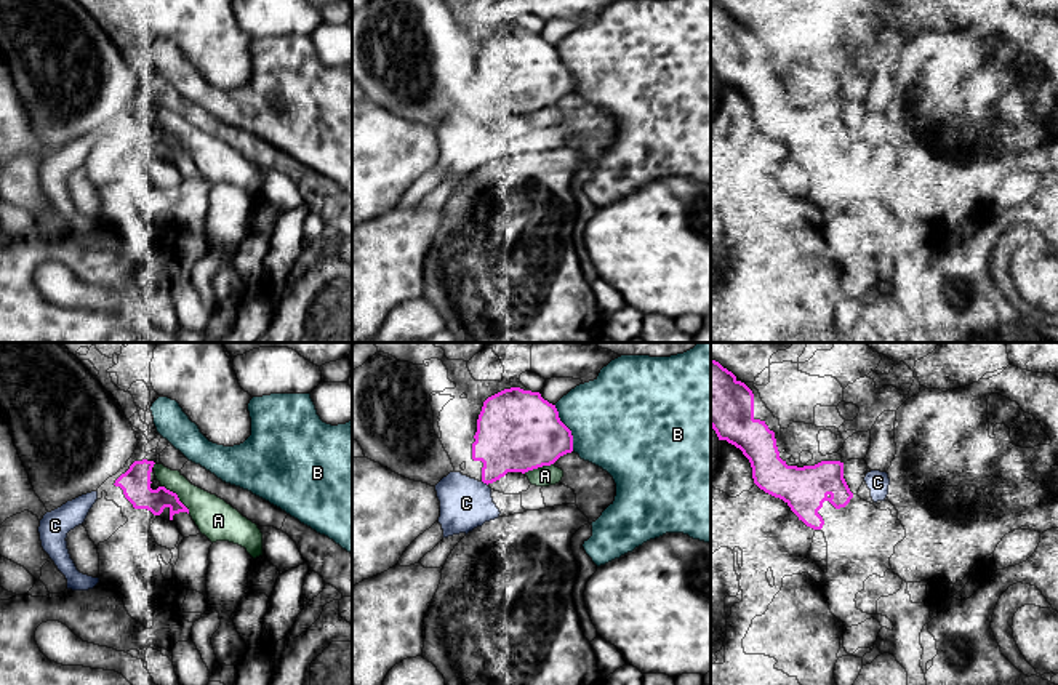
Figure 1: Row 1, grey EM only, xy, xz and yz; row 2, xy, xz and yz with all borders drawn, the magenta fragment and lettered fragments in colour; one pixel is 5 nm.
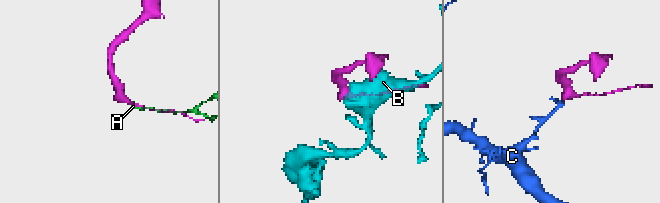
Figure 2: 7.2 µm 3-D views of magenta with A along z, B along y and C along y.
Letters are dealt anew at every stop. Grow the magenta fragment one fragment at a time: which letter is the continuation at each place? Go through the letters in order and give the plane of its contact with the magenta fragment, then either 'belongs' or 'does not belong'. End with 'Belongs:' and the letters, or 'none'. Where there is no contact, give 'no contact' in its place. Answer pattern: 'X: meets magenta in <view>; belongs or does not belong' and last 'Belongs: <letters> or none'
A: meets magenta in xy; does not belong
B: meets magenta in xz; does not belong
C: meets magenta in xz; does not belong
Belongs: none

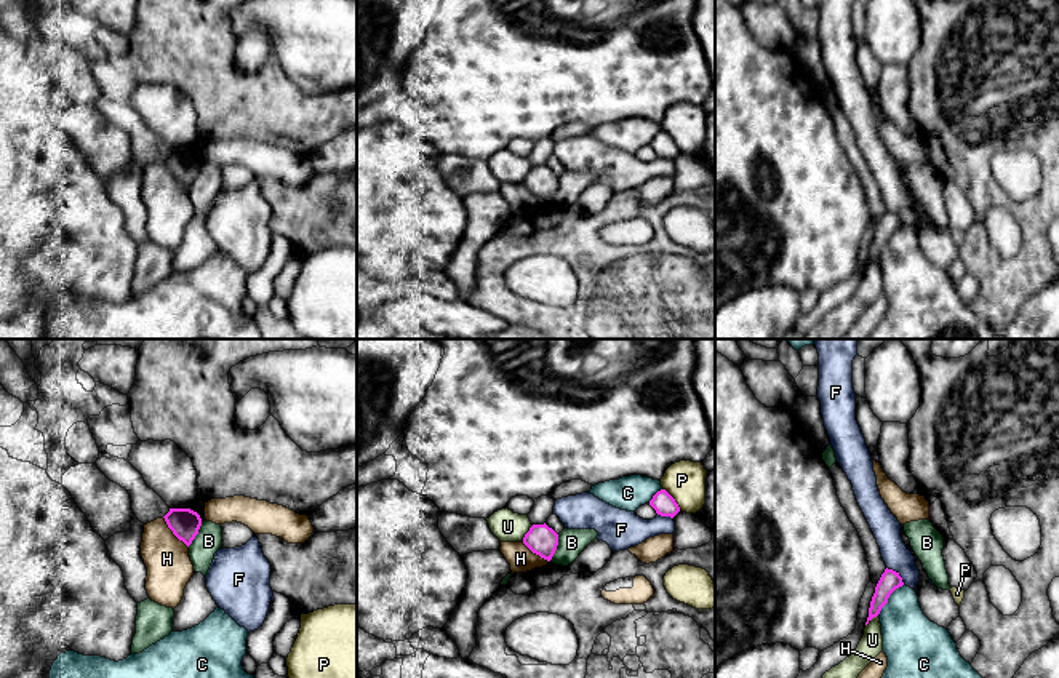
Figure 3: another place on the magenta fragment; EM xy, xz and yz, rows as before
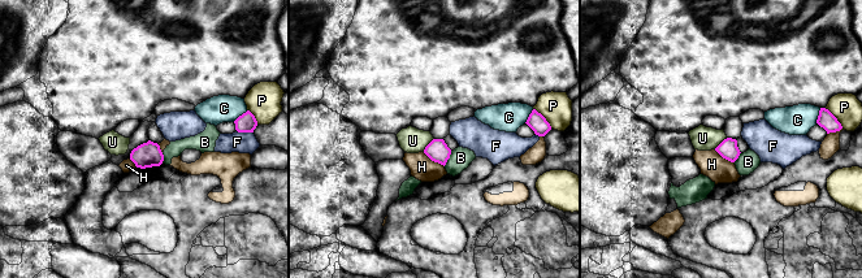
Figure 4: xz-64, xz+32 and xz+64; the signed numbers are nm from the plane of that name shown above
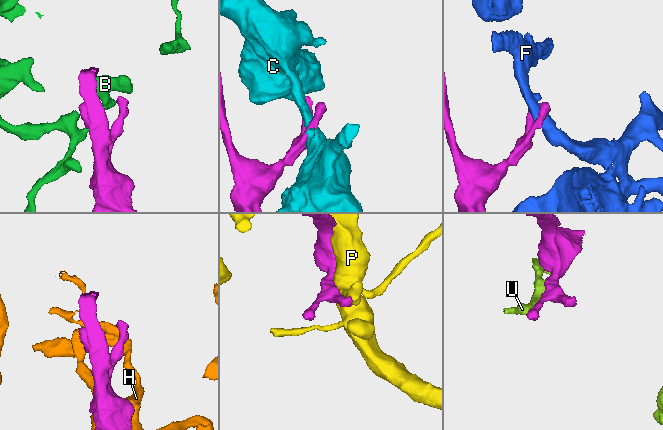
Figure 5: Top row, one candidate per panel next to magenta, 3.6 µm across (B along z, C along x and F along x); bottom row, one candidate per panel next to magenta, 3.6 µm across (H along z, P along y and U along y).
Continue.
B: meets magenta in xz; does not belong
C: meets magenta in yz; does not belong
F: meets magenta in yz; does not belong
H: meets magenta in xy; does not belong
P: meets magenta in xz; does not belong
U: meets magenta in xz; does not belong
Belongs: none

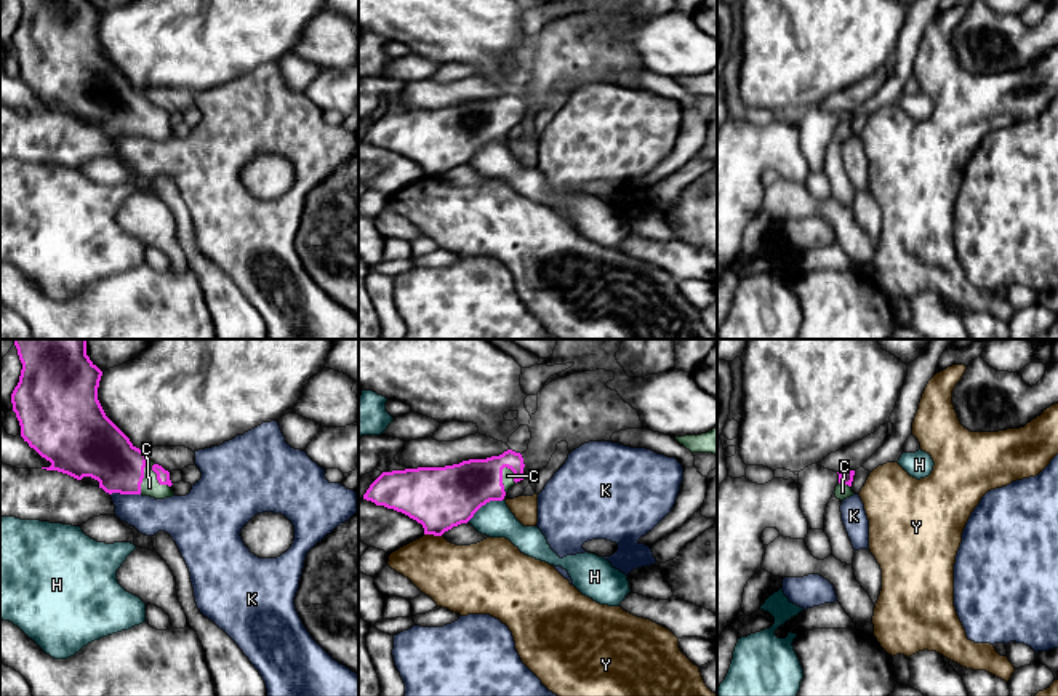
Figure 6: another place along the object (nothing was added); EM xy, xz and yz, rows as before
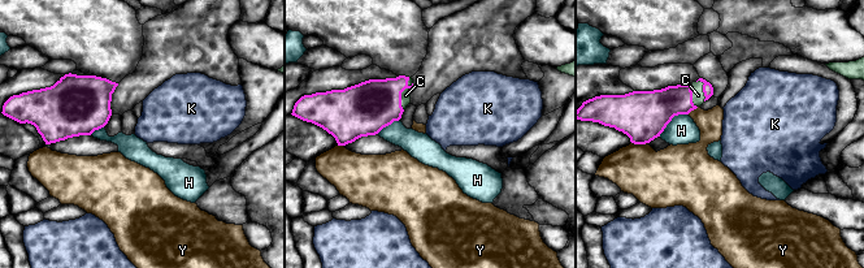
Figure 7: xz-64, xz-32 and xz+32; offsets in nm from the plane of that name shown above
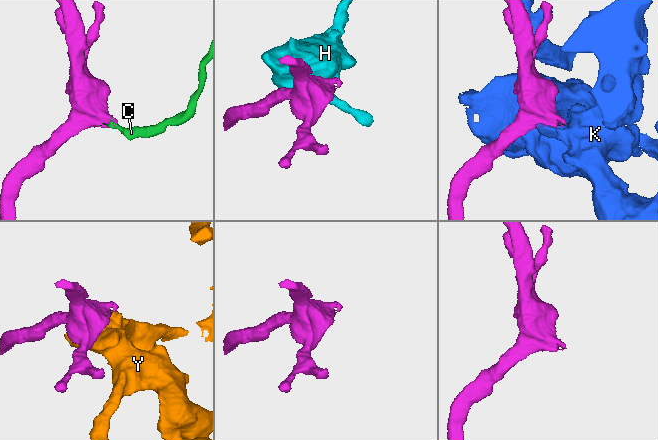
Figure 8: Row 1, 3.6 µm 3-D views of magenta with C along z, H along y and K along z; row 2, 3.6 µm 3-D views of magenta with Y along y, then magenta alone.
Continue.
C: meets magenta in xz; belongs
H: meets magenta in xz; does not belong
K: meets magenta in xy; does not belong
Y: meets magenta in xz; does not belong
Belongs: C

